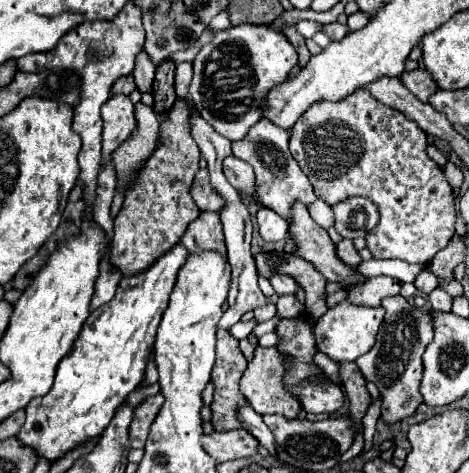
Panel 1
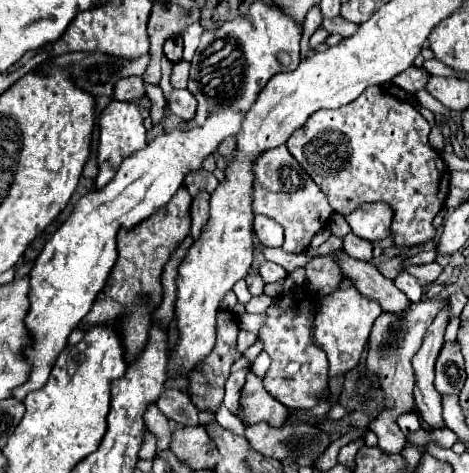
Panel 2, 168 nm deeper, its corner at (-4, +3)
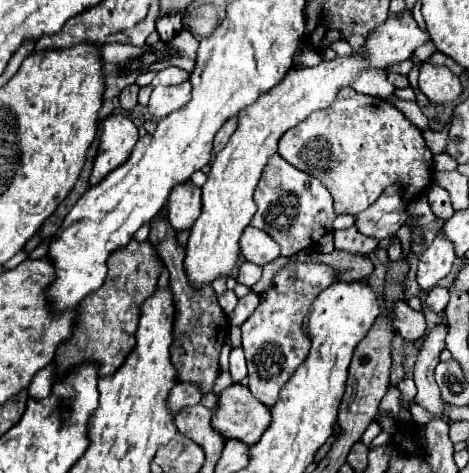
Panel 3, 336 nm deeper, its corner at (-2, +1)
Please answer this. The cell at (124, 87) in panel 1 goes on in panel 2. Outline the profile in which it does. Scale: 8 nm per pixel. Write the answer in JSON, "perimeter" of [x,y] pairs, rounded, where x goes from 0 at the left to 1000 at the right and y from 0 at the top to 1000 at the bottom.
{"perimeter":[[[264,163],[247,175],[243,209],[256,214],[294,214],[307,201],[307,171],[303,163]]]}

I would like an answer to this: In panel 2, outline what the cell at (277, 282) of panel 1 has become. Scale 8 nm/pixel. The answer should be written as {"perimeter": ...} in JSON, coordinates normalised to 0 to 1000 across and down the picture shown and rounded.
{"perimeter":[[[576,552],[559,556],[550,577],[559,581],[559,590],[563,590],[567,598],[588,598],[588,594],[597,594],[597,590],[610,590],[610,586],[614,586],[614,573],[606,573],[597,560],[576,556]]]}

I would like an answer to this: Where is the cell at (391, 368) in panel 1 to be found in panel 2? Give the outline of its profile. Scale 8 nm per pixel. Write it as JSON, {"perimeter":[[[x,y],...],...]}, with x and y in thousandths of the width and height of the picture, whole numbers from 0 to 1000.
{"perimeter":[[[908,632],[891,641],[874,641],[870,653],[853,662],[814,662],[789,704],[785,717],[785,759],[780,776],[806,797],[810,822],[819,831],[819,869],[797,882],[797,890],[785,899],[802,920],[806,920],[806,945],[819,958],[853,958],[866,941],[866,924],[857,920],[844,886],[861,873],[883,869],[887,844],[883,844],[883,810],[887,810],[887,789],[878,780],[878,755],[891,746],[896,725],[904,717],[904,704],[913,700],[917,683],[934,666],[951,636],[938,632]]]}

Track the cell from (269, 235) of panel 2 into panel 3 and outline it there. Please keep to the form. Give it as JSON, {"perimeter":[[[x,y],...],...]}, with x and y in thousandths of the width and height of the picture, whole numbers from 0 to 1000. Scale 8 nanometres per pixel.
{"perimeter":[[[525,480],[520,497],[512,505],[512,531],[525,552],[546,556],[546,560],[567,560],[567,556],[584,552],[588,543],[597,543],[593,514],[584,514],[584,505],[576,505],[576,497],[567,497],[563,488],[550,488],[542,480]]]}

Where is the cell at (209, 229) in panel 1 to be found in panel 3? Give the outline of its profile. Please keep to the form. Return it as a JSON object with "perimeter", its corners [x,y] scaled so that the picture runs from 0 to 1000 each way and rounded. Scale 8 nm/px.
{"perimeter":[[[409,383],[371,391],[354,438],[358,438],[358,467],[375,488],[405,484],[431,442],[426,395],[418,395]]]}

